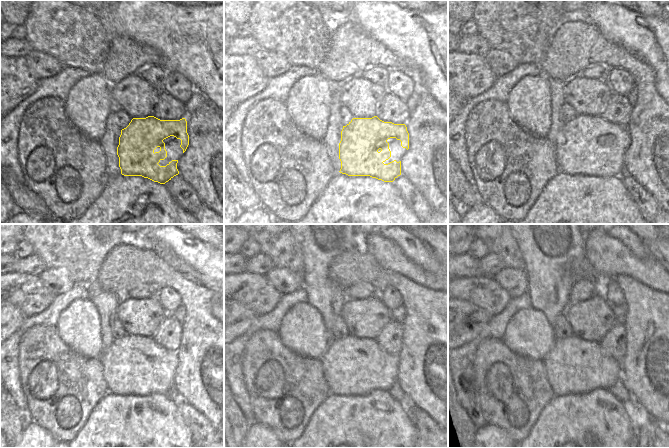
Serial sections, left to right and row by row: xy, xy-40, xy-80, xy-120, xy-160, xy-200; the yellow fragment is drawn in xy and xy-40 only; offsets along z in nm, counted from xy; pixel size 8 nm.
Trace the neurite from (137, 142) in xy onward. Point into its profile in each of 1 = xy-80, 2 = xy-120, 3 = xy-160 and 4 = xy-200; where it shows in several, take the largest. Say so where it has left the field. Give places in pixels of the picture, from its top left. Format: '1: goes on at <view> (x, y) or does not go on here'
1: goes on at xy-80 (584, 146)
2: goes on at xy-120 (133, 365)
3: goes on at xy-160 (352, 366)
4: goes on at xy-200 (574, 366)

